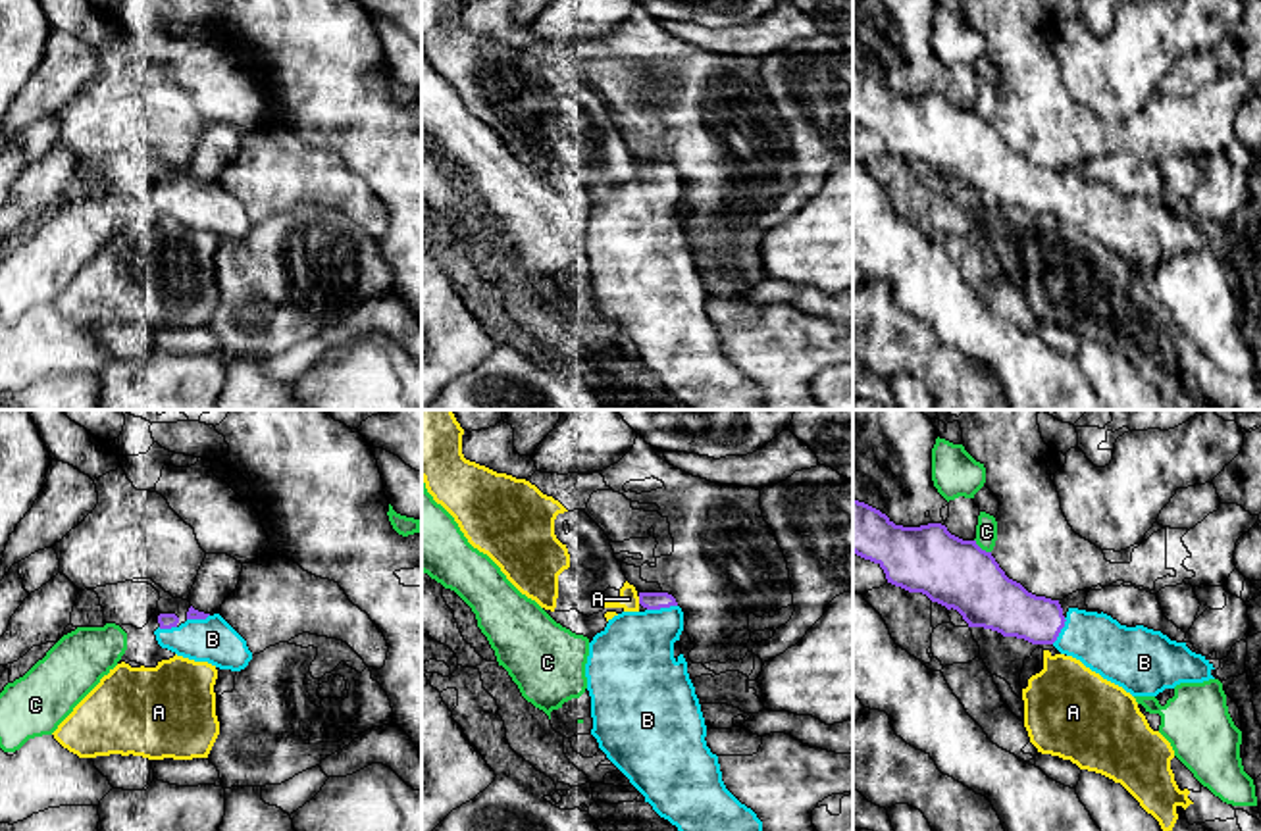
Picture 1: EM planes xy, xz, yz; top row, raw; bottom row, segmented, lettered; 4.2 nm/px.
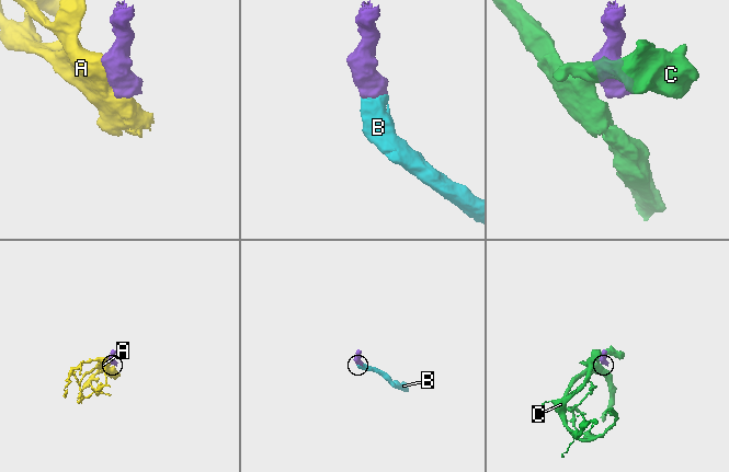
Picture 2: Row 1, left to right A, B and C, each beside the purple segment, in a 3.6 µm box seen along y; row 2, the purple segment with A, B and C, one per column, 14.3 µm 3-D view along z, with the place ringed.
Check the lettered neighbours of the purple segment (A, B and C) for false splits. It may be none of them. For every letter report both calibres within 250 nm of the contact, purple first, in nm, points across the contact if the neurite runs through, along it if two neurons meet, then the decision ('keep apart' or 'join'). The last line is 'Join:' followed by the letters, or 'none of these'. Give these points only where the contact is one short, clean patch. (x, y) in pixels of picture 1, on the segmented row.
A: 80 nm thick on the purple side, 80 nm on the other; keep apart
B: 80 nm thick on the purple side, 340 nm on the other; runs through xz (651, 601), (661, 606), (661, 624), (632, 658); join
C: 300 nm thick on the purple side, 100 nm on the other; keep apart
Join: B

